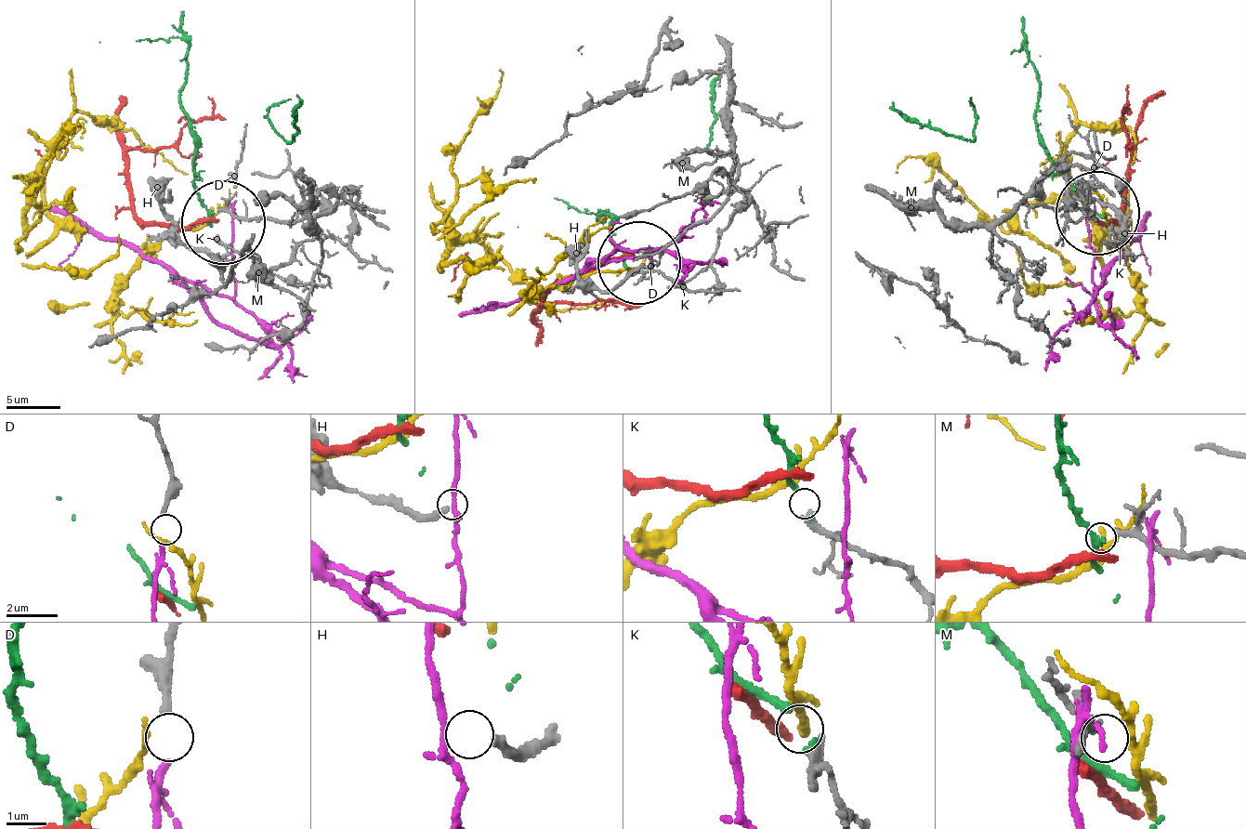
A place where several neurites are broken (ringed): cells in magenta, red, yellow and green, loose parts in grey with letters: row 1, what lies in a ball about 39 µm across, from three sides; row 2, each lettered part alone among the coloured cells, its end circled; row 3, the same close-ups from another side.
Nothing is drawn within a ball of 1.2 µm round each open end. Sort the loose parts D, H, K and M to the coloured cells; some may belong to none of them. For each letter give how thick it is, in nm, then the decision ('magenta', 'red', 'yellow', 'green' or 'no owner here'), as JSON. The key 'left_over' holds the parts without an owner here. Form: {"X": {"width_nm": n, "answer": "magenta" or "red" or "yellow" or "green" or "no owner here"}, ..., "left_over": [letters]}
{"D": {"width_nm": 240, "answer": "magenta"}, "H": {"width_nm": 240, "answer": "no owner here"}, "K": {"width_nm": 300, "answer": "green"}, "M": {"width_nm": 200, "answer": "no owner here"}, "left_over": ["H", "M"]}

